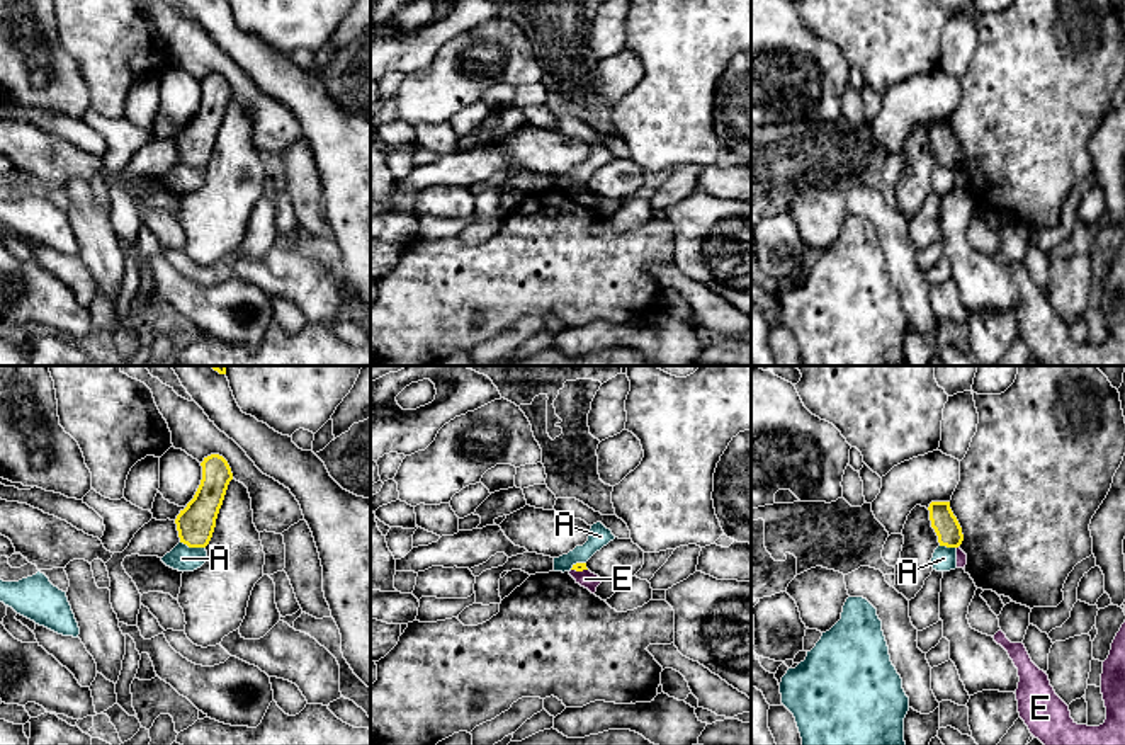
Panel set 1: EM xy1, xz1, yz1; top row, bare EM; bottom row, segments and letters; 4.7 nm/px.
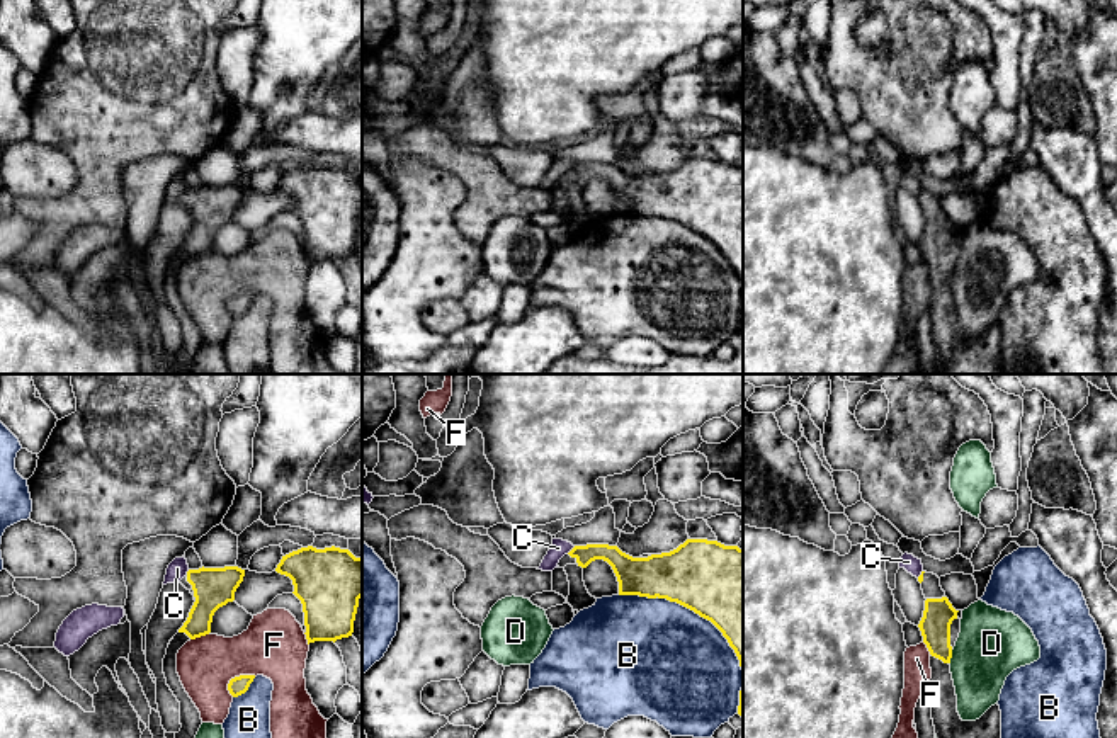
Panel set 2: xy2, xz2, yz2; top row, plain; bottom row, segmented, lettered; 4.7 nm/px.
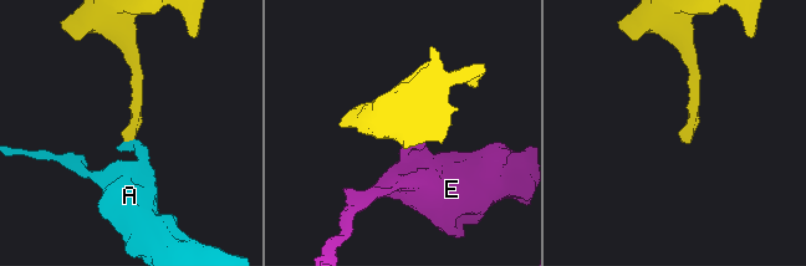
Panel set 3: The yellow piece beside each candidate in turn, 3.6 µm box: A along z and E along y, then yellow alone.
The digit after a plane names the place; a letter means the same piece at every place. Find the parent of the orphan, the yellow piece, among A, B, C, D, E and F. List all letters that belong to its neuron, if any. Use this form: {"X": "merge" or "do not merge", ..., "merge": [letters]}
{"A": "do not merge", "B": "do not merge", "C": "do not merge", "D": "do not merge", "E": "do not merge", "F": "do not merge", "merge": []}

